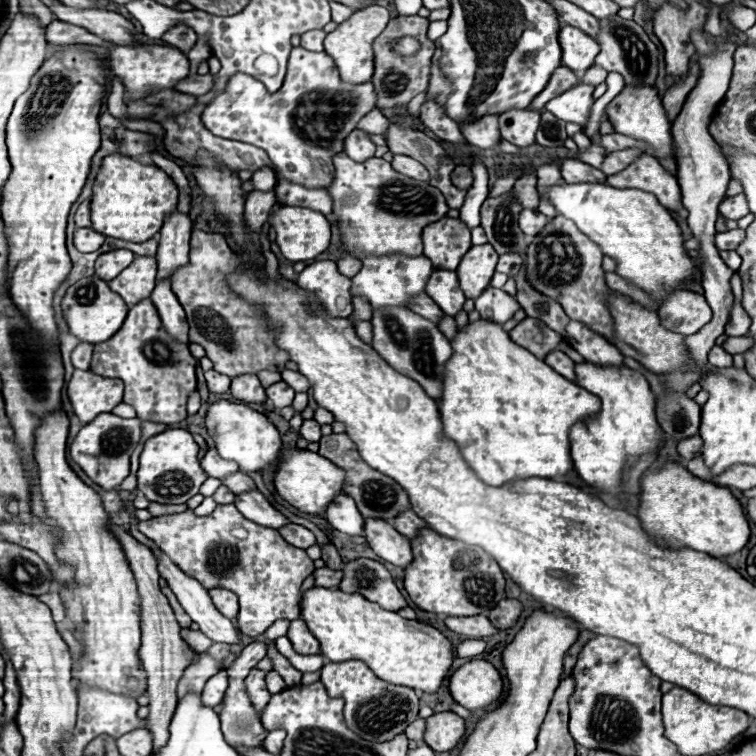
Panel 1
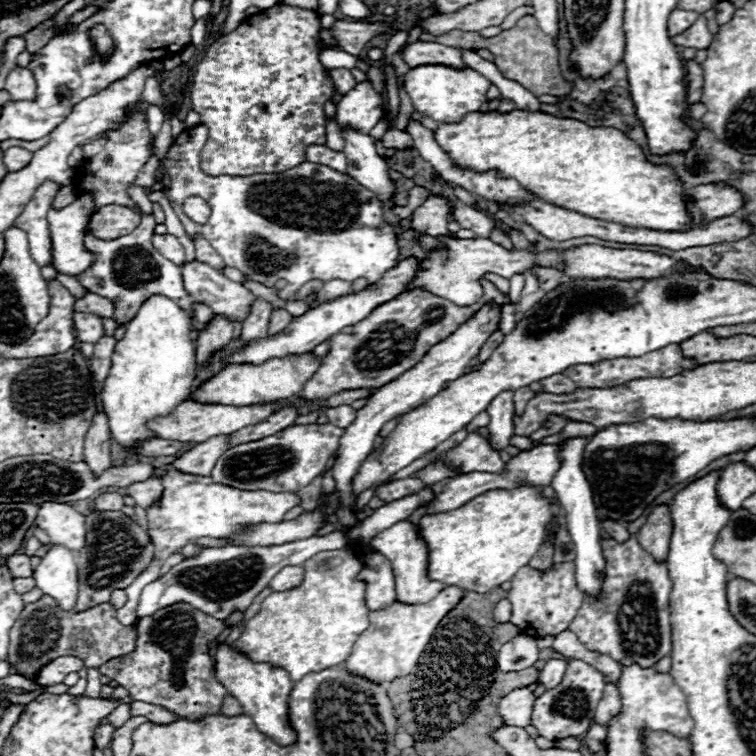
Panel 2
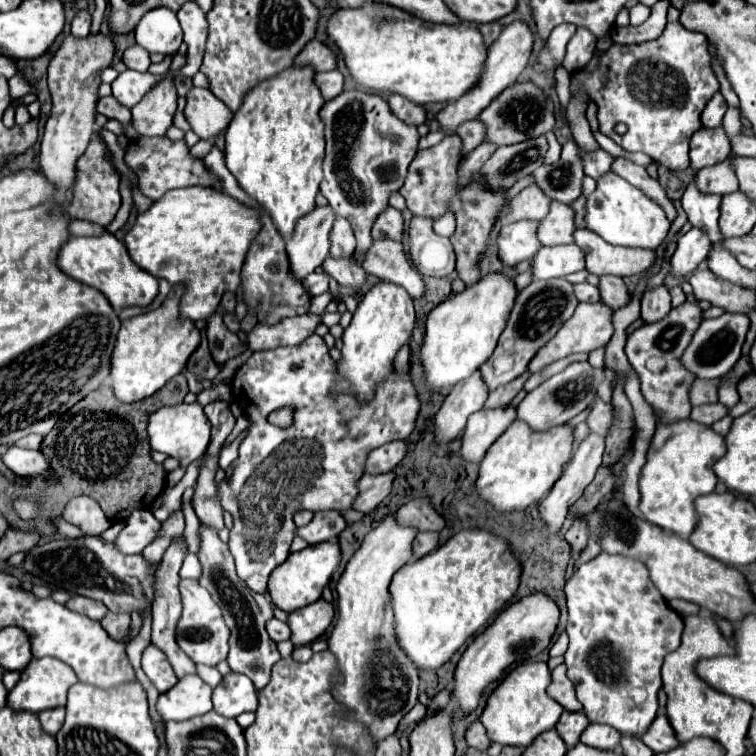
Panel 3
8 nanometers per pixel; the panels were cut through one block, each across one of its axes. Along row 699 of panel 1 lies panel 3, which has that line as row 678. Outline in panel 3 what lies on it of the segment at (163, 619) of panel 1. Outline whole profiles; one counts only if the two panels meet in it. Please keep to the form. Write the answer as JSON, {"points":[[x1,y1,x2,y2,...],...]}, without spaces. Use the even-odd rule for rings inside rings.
{"points":[[152,644,142,654,142,670,152,680,152,684,158,688,158,692,168,692,178,682,164,652,160,652,160,648]]}

